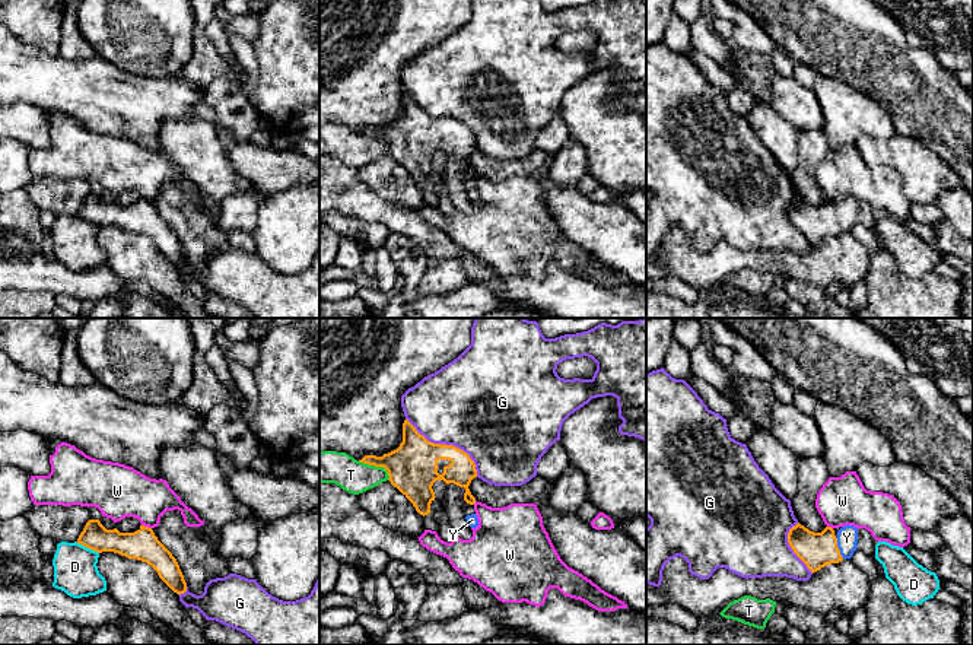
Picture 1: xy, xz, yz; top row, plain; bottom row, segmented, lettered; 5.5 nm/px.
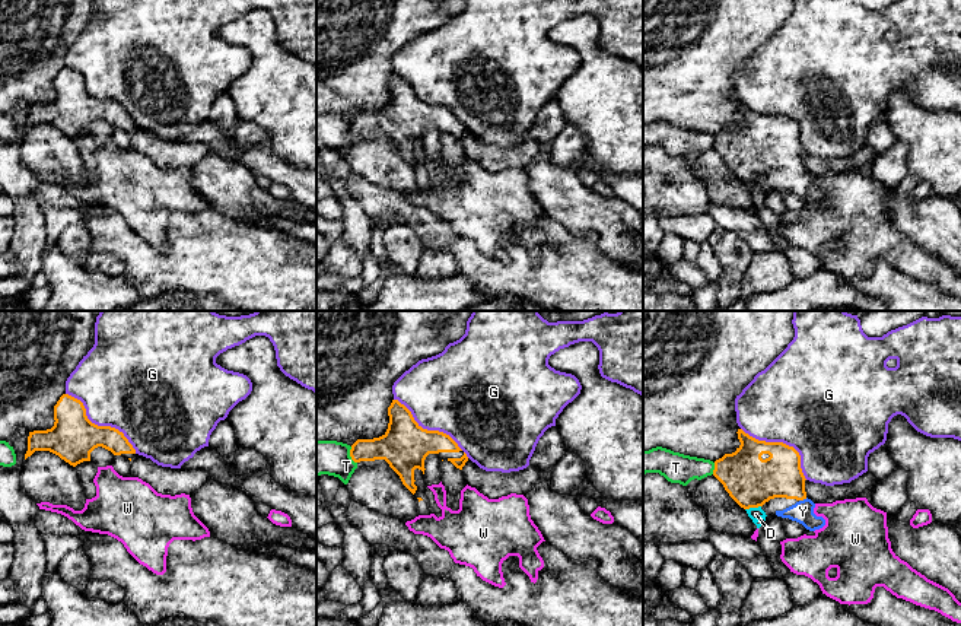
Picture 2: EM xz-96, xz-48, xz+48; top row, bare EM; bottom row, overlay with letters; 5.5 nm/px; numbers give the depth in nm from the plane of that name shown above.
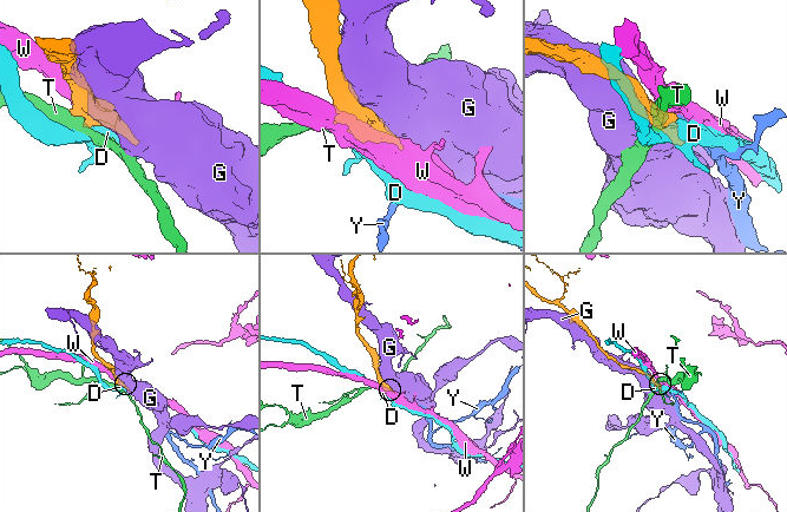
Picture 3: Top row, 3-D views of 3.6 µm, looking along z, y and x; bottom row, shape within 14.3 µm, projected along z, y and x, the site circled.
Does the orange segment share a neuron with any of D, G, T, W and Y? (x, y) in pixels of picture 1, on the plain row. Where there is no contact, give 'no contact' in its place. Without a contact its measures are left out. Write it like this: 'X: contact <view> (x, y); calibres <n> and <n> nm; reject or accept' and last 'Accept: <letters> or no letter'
D: contact xy (86, 219); calibres 150 and 240 nm; reject
G: contact xz (447, 118); calibres 280 and 480 nm; reject
T: contact xz (377, 139); calibres 280 and 180 nm; reject
W: contact xy (146, 200); calibres 170 and 280 nm; reject
Y: contact yz (838, 221); calibres 190 and 110 nm; accept
Accept: Y

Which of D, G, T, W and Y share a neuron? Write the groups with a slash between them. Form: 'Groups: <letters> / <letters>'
Groups: D / G / T / W / Y

